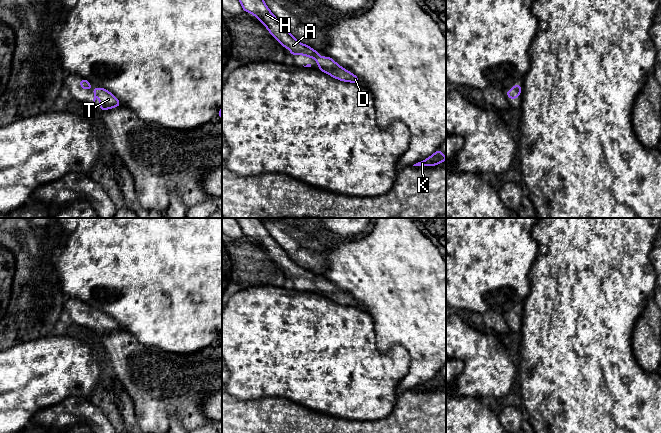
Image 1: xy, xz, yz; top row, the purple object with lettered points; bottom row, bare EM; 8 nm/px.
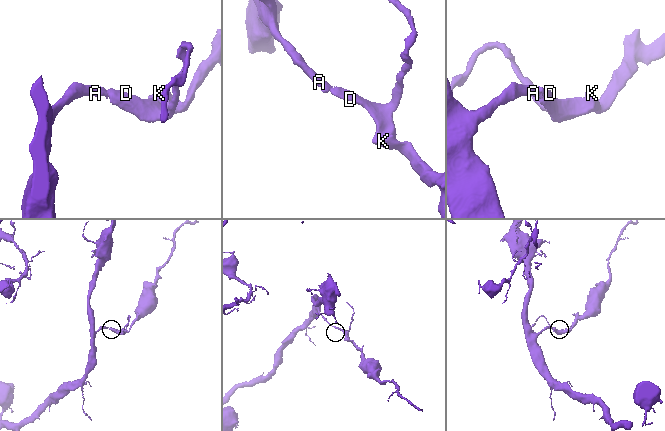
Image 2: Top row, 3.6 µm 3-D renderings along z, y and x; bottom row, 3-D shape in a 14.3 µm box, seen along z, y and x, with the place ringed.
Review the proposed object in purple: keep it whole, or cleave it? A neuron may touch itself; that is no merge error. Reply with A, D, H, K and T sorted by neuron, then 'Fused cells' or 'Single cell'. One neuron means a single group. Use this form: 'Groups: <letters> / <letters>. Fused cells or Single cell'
Groups: A D H K T. Single cell

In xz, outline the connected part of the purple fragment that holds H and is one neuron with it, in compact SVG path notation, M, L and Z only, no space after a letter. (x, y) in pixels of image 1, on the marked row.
M239 0L243 11L256 16L267 28L273 37L275 37L281 46L290 50L292 56L298 54L317 59L319 70L330 76L346 82L360 83L360 79L339 66L331 57L322 58L318 51L313 50L310 46L304 45L297 41L284 25L272 14L264 0Z

